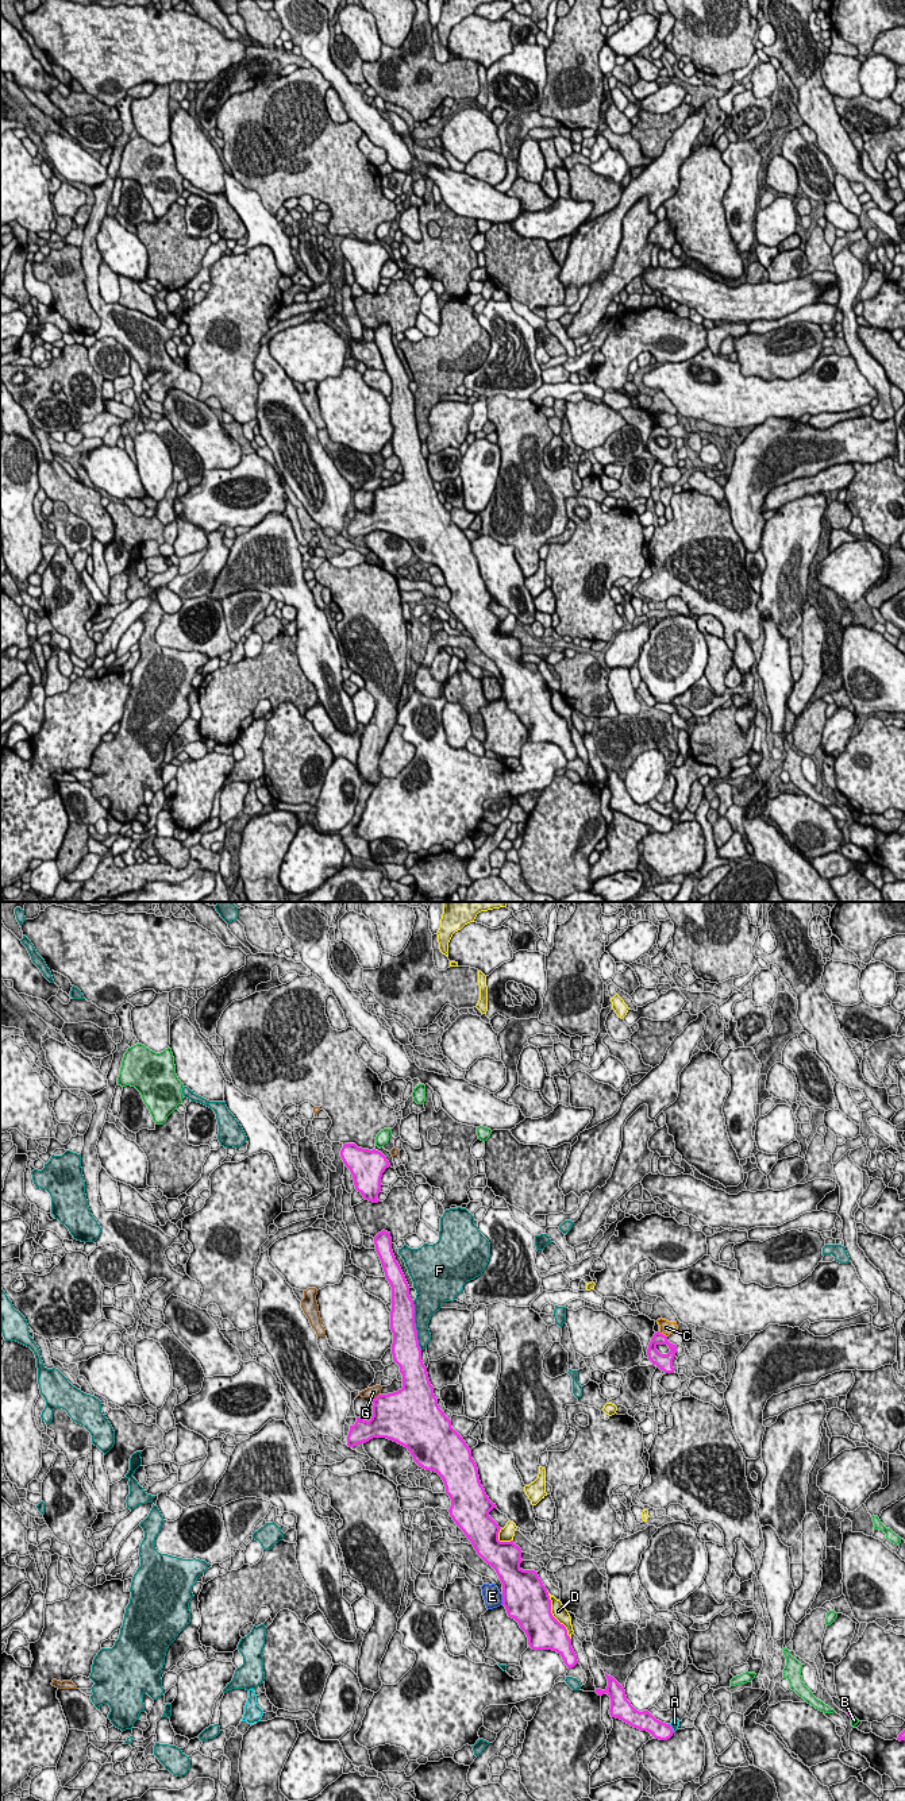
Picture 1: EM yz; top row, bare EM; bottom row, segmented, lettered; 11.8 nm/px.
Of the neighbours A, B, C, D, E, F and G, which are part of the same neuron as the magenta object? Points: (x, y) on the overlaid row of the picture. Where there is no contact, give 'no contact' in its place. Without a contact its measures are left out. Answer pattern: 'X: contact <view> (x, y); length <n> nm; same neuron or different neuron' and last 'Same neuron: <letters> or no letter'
A: contact yz (671, 1728); length 120 nm; different neuron
B: contact yz (852, 1716); length 60 nm; different neuron
C: contact yz (662, 1334); length 130 nm; different neuron
D: contact yz (551, 1615); length 650 nm; different neuron
E: contact yz (503, 1600); length 130 nm; different neuron
F: contact yz (415, 1325); length 600 nm; different neuron
G: contact yz (377, 1396); length 100 nm; different neuron
Same neuron: no letter

